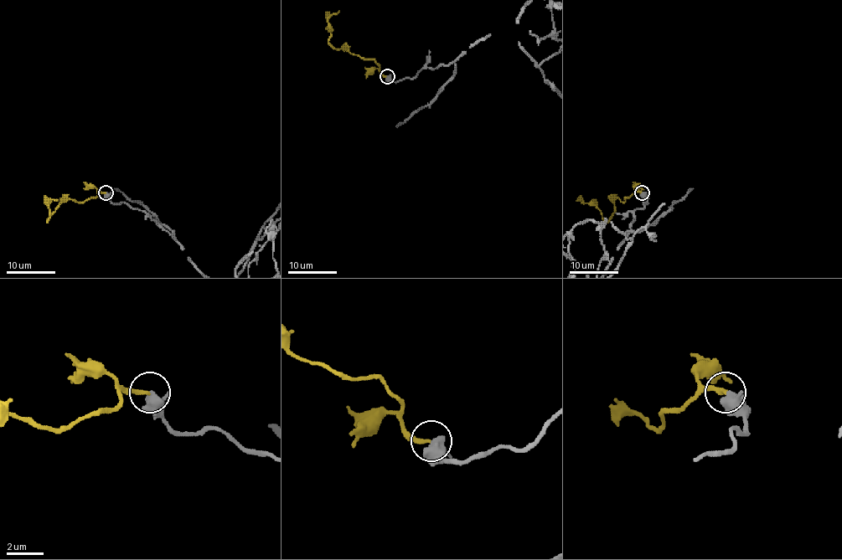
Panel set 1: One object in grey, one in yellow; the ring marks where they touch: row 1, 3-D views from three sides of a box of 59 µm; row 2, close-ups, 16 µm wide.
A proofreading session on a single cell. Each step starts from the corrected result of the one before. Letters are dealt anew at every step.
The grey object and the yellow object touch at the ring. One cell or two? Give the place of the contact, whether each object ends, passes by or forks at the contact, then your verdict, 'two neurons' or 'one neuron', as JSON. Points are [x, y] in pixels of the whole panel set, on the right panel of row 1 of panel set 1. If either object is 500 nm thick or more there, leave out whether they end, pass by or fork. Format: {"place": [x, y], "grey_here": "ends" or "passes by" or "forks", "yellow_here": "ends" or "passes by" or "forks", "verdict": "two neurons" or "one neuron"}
{"place": [642, 192], "grey_here": "passes by", "yellow_here": "ends", "verdict": "one neuron"}

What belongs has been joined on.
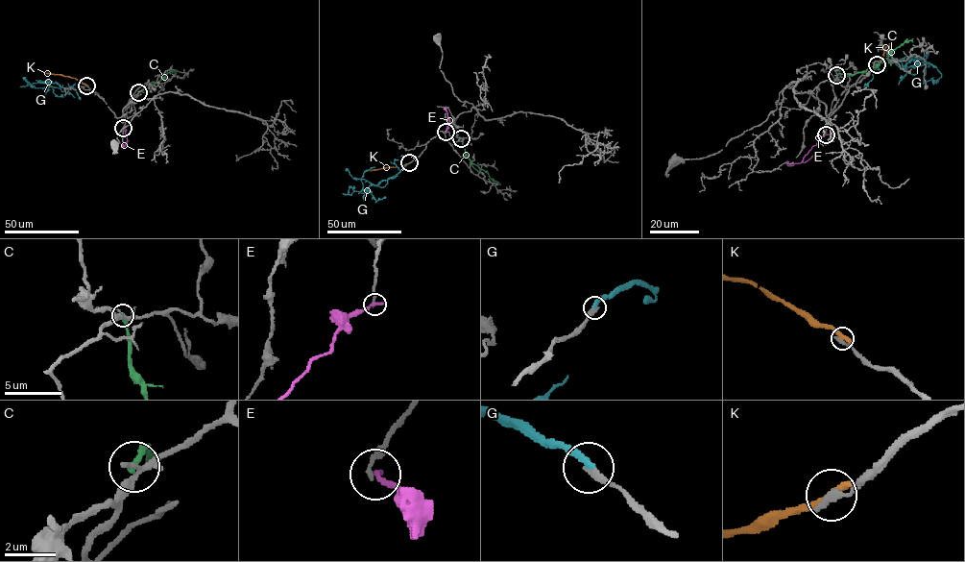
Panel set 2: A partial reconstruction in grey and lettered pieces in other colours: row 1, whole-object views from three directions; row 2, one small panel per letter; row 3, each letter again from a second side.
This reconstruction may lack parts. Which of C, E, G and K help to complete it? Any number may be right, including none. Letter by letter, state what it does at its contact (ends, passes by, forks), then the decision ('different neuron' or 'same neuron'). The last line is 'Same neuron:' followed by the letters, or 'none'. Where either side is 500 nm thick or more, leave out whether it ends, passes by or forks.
C: it ends | different neuron
E: it ends | different neuron
G: it ends | same neuron
K: it ends | different neuron
Same neuron: G

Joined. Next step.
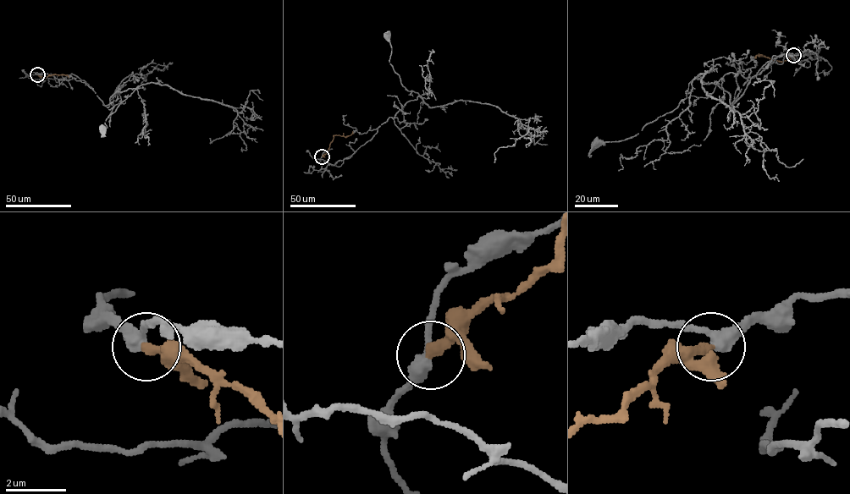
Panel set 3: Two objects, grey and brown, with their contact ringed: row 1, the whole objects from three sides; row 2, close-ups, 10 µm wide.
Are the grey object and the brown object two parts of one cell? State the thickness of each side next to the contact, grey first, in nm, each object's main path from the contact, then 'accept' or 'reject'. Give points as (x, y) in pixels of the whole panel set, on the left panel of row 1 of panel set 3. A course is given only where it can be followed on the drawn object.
calibres 360 and 340 nm; course grey (37, 74), (44, 72), (58, 79), (74, 74), (108, 107), (117, 91), (135, 89), (102, 128); course brown (37, 74), (43, 78), (55, 74), (68, 77); reject

